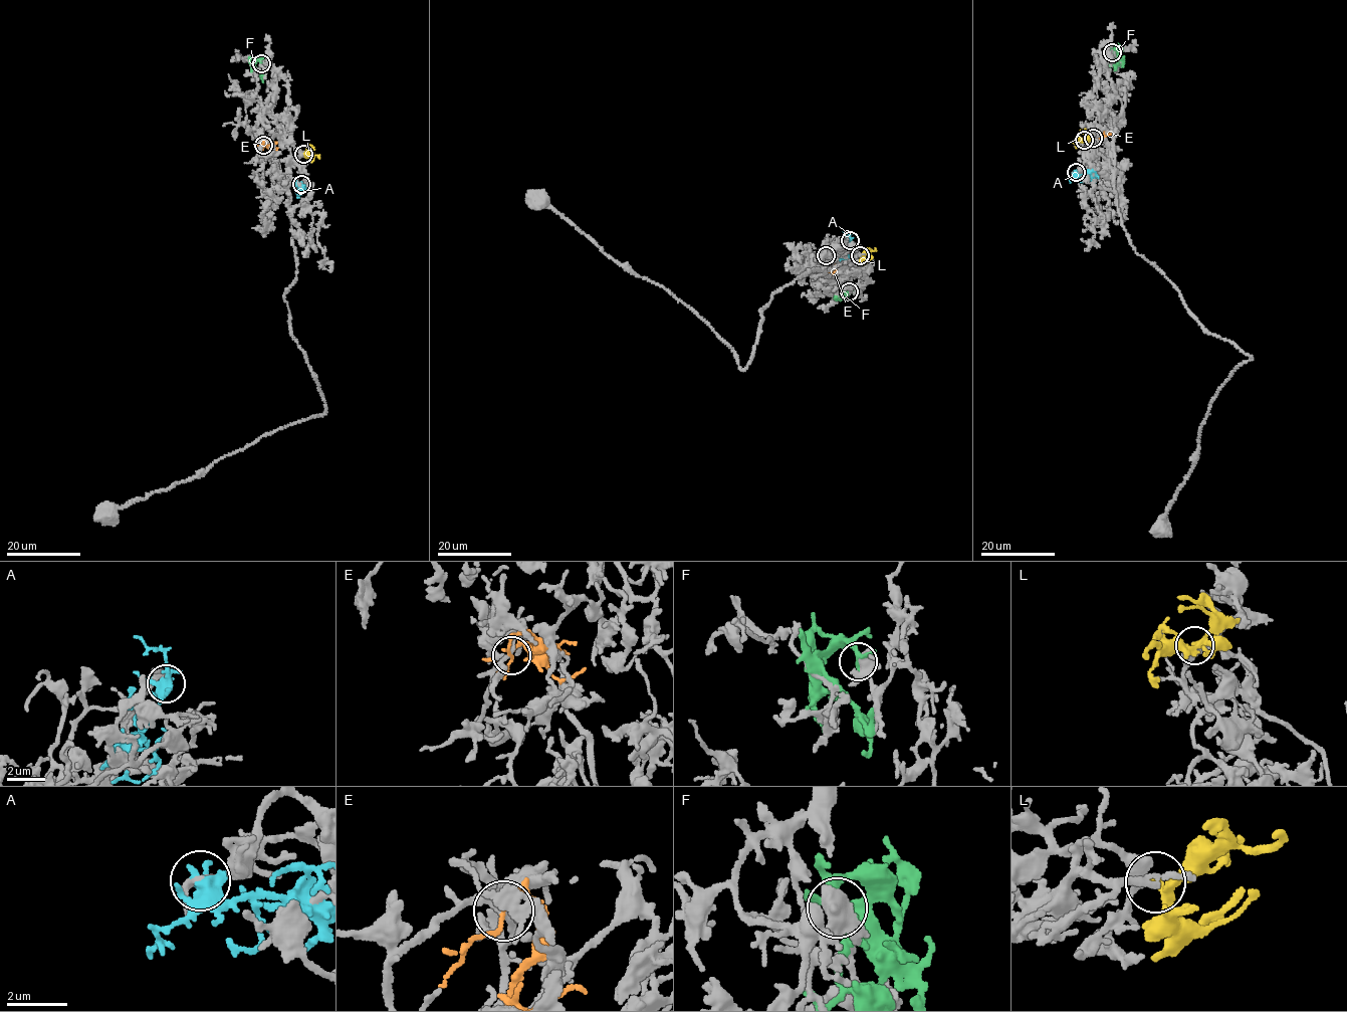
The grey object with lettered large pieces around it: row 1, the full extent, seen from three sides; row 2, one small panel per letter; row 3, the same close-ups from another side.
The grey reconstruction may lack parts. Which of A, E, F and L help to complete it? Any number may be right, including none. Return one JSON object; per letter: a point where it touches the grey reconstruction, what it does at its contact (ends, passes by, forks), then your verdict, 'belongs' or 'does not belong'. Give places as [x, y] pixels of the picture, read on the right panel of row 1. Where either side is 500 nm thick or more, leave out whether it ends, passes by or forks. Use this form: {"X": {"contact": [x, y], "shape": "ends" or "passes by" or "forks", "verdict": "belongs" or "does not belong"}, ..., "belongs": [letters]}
{"A": {"contact": [1076, 172], "shape": "forks", "verdict": "does not belong"}, "E": {"contact": [1093, 138], "shape": "passes by", "verdict": "does not belong"}, "F": {"contact": [1112, 52], "verdict": "does not belong"}, "L": {"contact": [1084, 140], "shape": "passes by", "verdict": "belongs"}, "belongs": ["L"]}

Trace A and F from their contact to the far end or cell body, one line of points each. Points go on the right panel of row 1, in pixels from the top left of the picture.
A: (1075, 173), (1086, 174), (1091, 171), (1098, 177)
F: (1112, 52), (1114, 49), (1115, 70)

